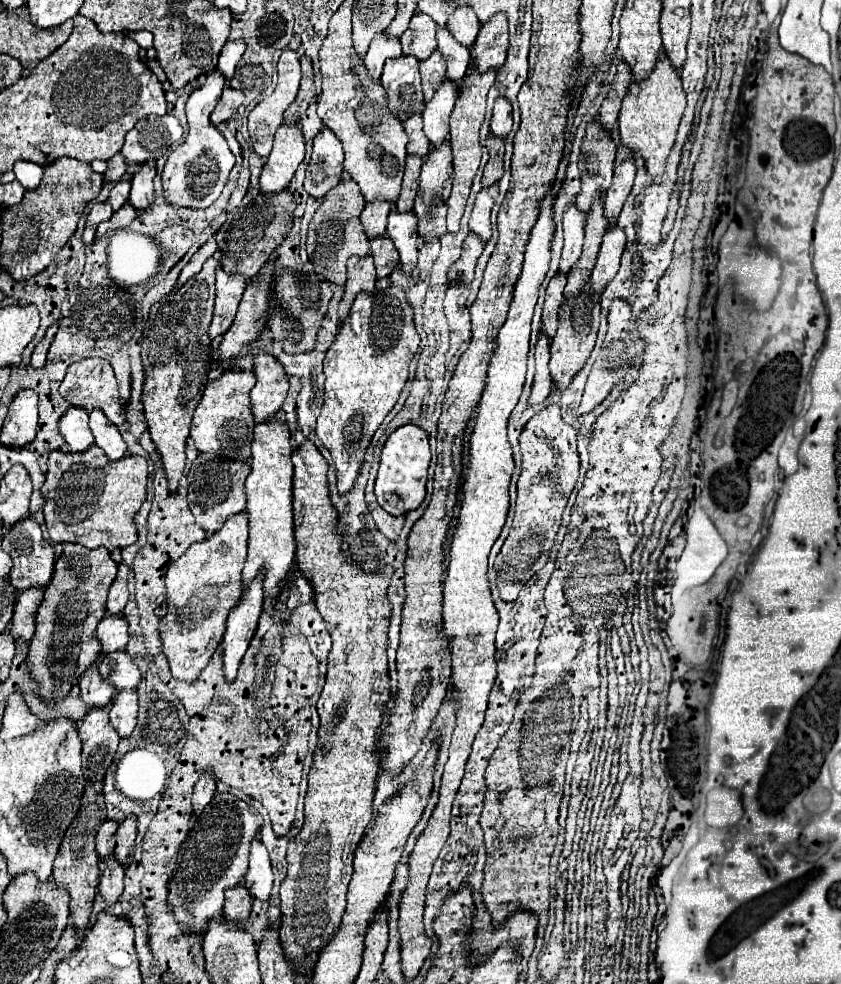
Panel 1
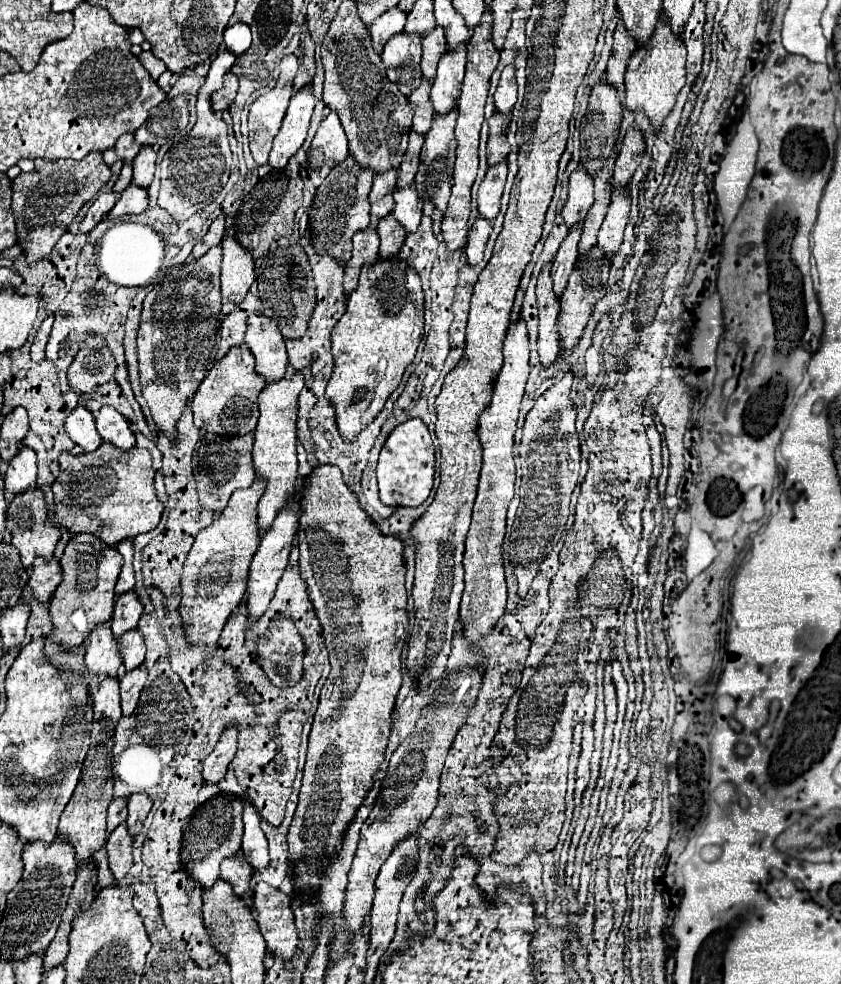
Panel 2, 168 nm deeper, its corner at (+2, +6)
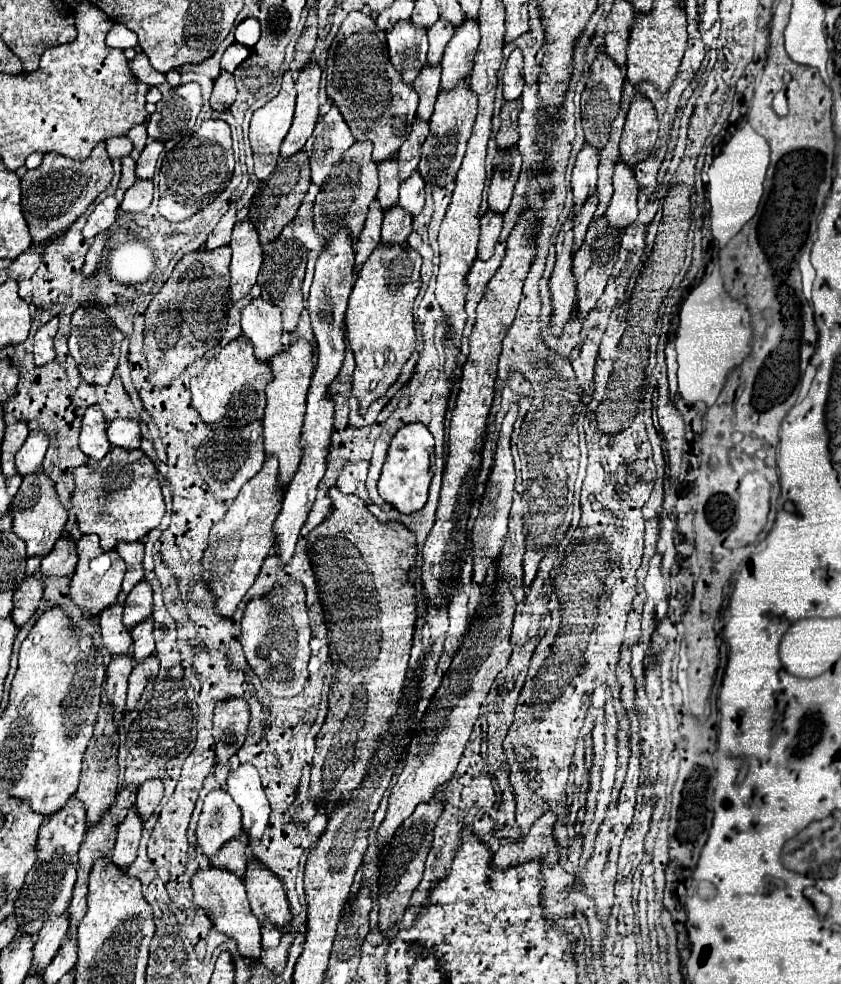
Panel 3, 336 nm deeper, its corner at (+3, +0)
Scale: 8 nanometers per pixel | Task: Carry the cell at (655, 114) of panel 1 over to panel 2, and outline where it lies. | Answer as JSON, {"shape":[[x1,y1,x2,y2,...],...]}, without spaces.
{"shape":[[660,16,656,22,656,30,654,30,654,38,650,38,644,44,640,44,634,52,634,56,630,56,628,62,628,70,626,70,626,106,632,112,644,110,646,116,650,118,650,122,660,128,662,120,670,114,670,110,674,108,676,96,684,86,686,80,686,46,682,42,680,36,672,34,672,28,668,24,666,16]]}

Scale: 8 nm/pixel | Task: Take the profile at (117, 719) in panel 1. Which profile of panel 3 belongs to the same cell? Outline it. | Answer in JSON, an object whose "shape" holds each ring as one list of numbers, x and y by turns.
{"shape":[[149,656,149,660,137,664,129,676,129,690,127,690,127,706,125,710,133,710,135,704,139,702,141,698,141,692,145,688,145,684,149,682,151,676,155,676,159,670,159,660]]}

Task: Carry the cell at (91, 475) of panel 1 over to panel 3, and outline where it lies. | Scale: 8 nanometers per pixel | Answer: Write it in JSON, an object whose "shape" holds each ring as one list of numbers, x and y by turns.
{"shape":[[113,448,99,462,73,470,75,490,71,496,73,512,81,534,97,534,103,550,113,550,117,542,135,542,161,524,165,504,153,460,141,450]]}

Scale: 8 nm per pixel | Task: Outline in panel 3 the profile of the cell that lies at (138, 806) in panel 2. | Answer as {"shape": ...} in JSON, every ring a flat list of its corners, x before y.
{"shape":[[147,780,139,792,137,792,137,814,141,816,141,820,149,820,149,816,153,814,153,810,157,808,157,804,163,798,163,782,161,780]]}

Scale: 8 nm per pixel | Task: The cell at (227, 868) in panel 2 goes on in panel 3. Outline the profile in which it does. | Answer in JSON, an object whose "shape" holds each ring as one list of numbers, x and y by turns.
{"shape":[[231,840,211,858,211,866,233,872,237,878,245,878,245,870,247,870,245,850,247,846,241,840]]}

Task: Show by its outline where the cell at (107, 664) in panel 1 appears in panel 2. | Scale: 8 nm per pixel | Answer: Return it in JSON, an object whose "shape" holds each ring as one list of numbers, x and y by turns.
{"shape":[[136,628,128,630,126,634,122,634,118,644,120,644,120,652,124,656,126,670,134,670,144,662,146,644,144,644,144,636]]}

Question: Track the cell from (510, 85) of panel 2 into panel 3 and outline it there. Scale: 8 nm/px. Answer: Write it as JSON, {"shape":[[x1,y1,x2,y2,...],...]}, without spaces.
{"shape":[[513,50,507,58,507,66,503,72,503,98,505,102,513,102,521,96,523,90,523,54,521,50]]}

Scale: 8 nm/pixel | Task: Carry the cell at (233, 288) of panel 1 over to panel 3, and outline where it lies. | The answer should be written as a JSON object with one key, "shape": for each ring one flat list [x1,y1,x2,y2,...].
{"shape":[[243,220,233,228,229,246,233,250,229,292,231,292,231,302,239,302,255,286,255,280,263,262,259,238,249,220]]}

